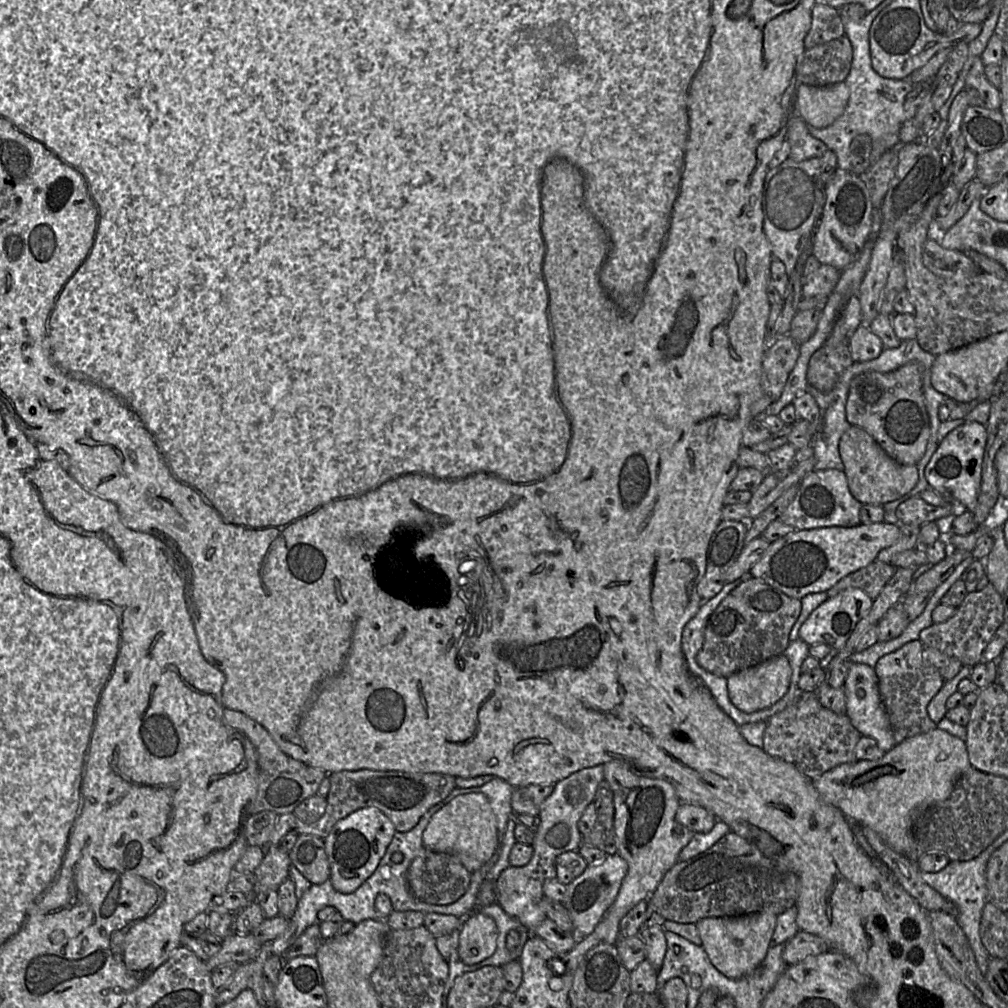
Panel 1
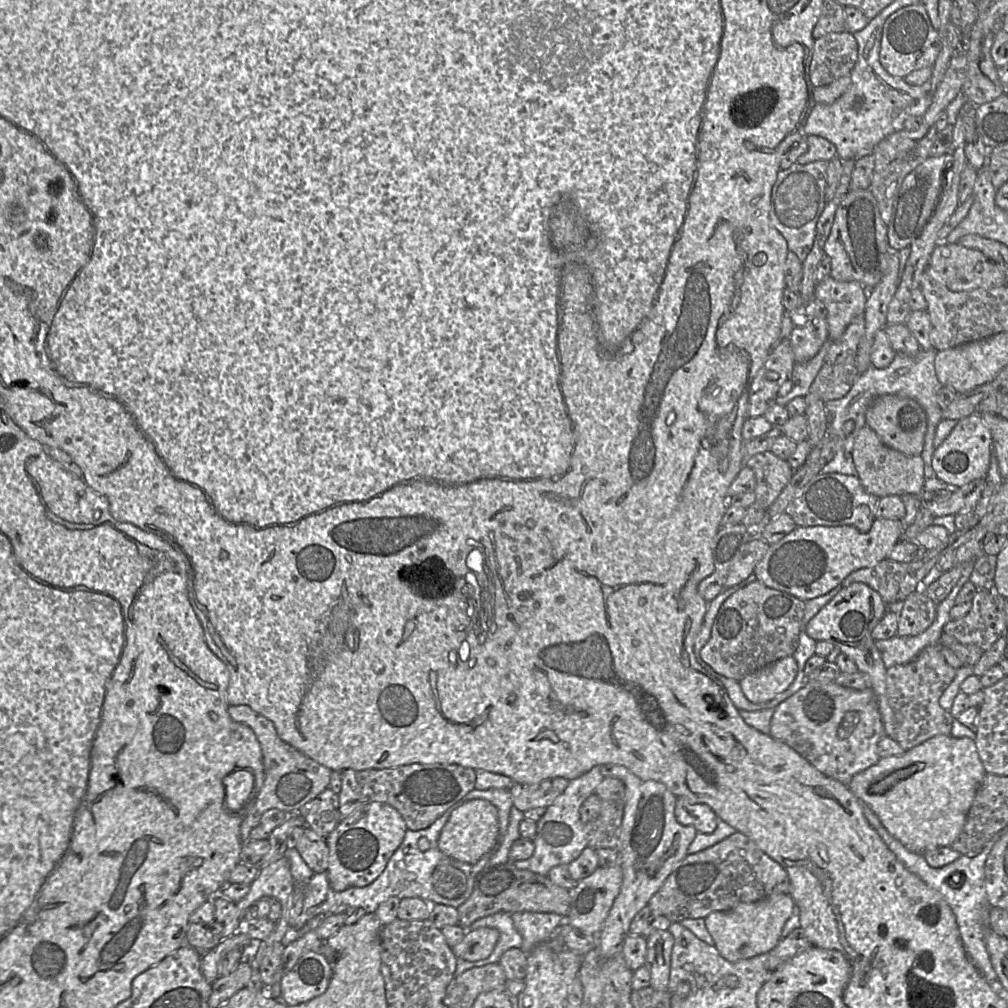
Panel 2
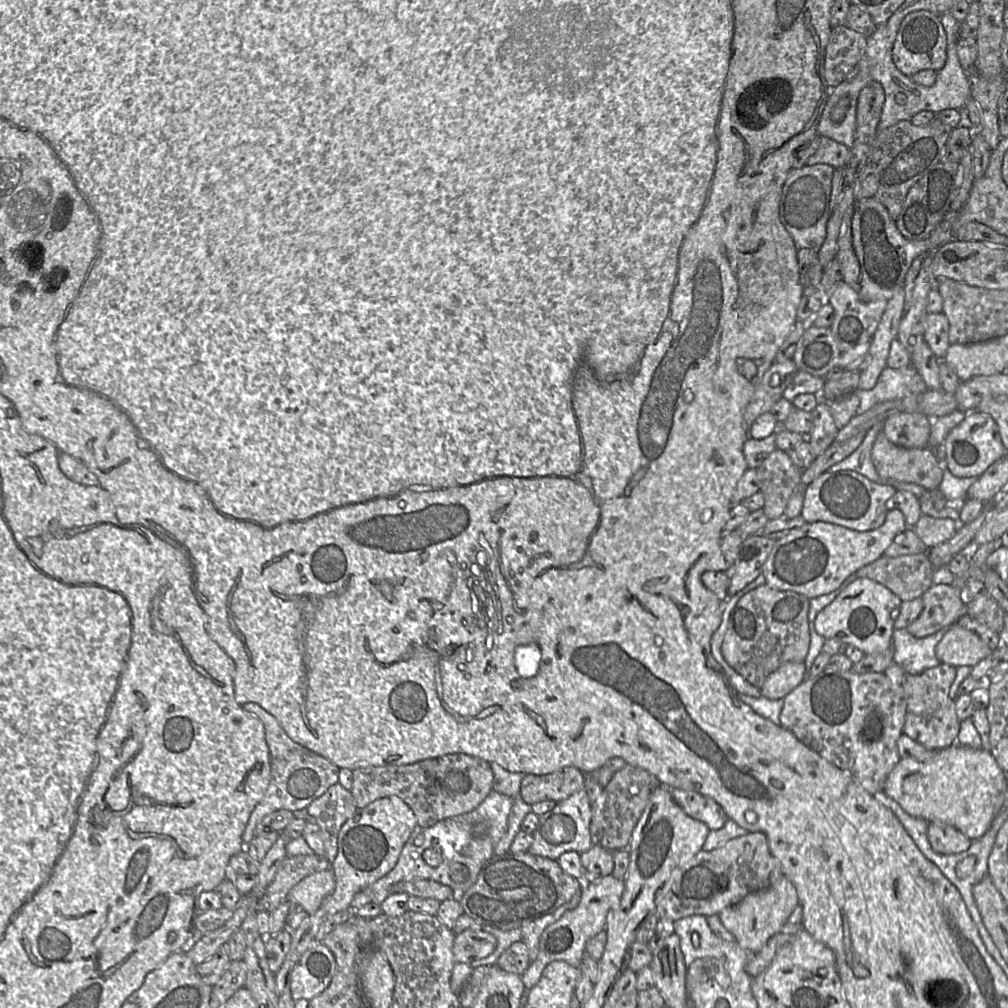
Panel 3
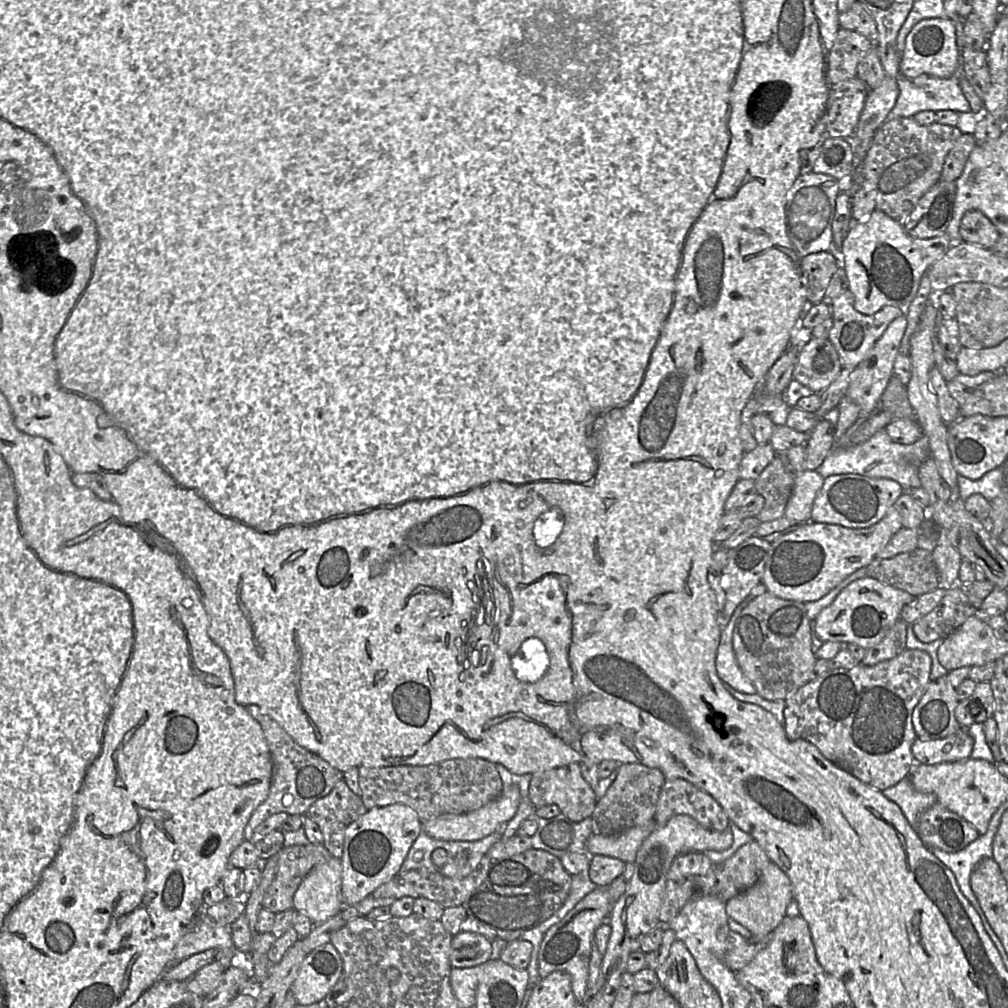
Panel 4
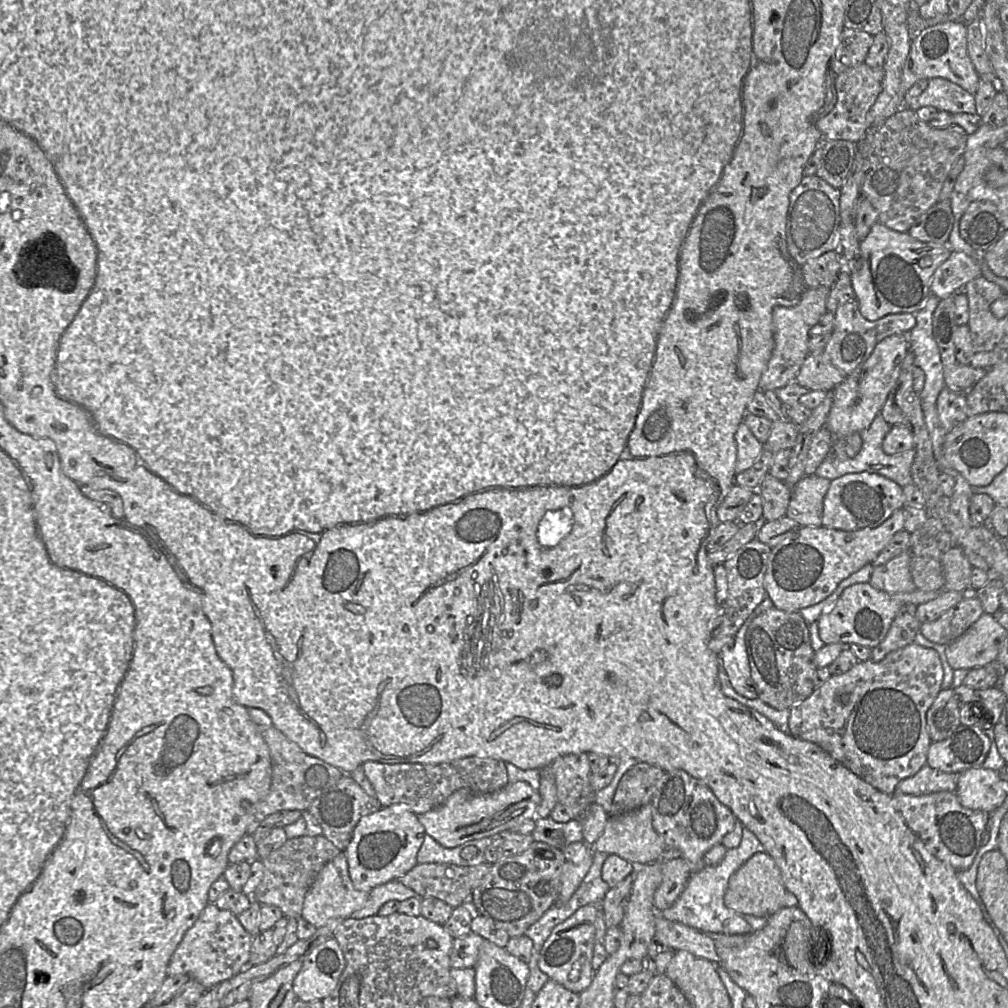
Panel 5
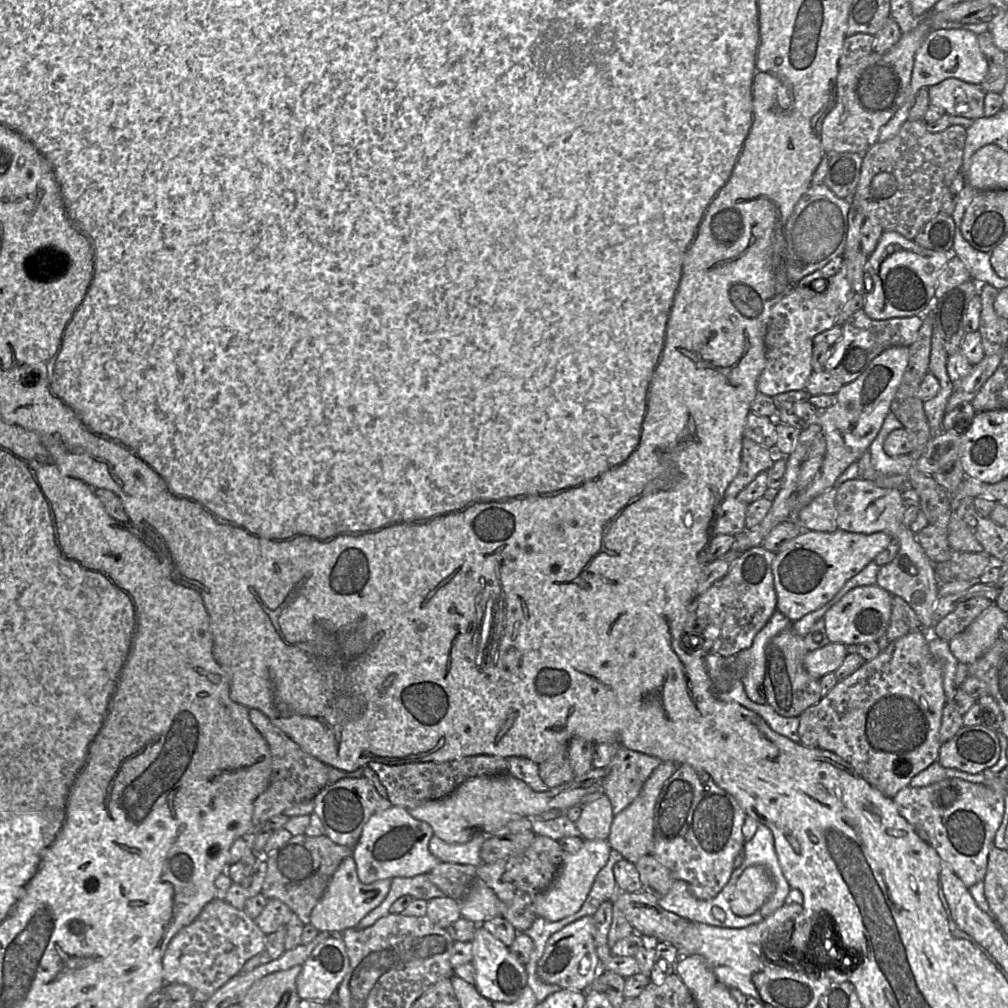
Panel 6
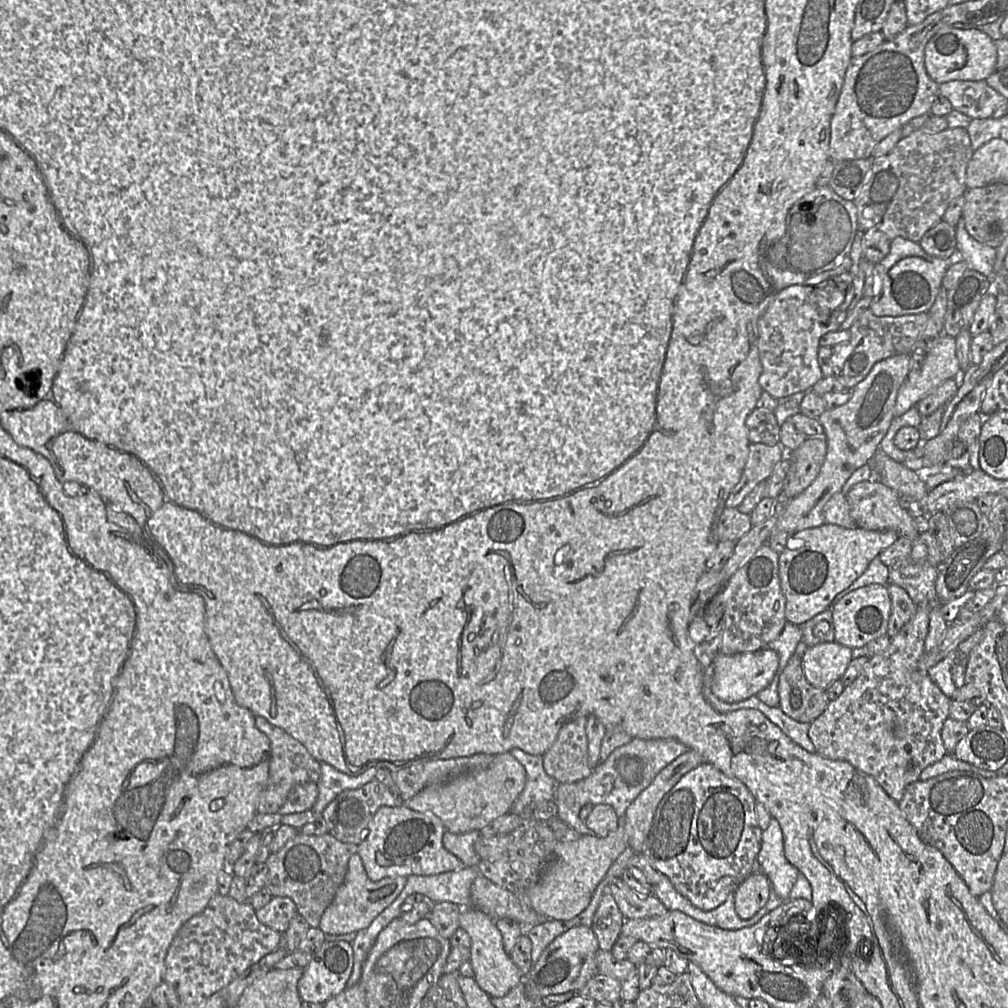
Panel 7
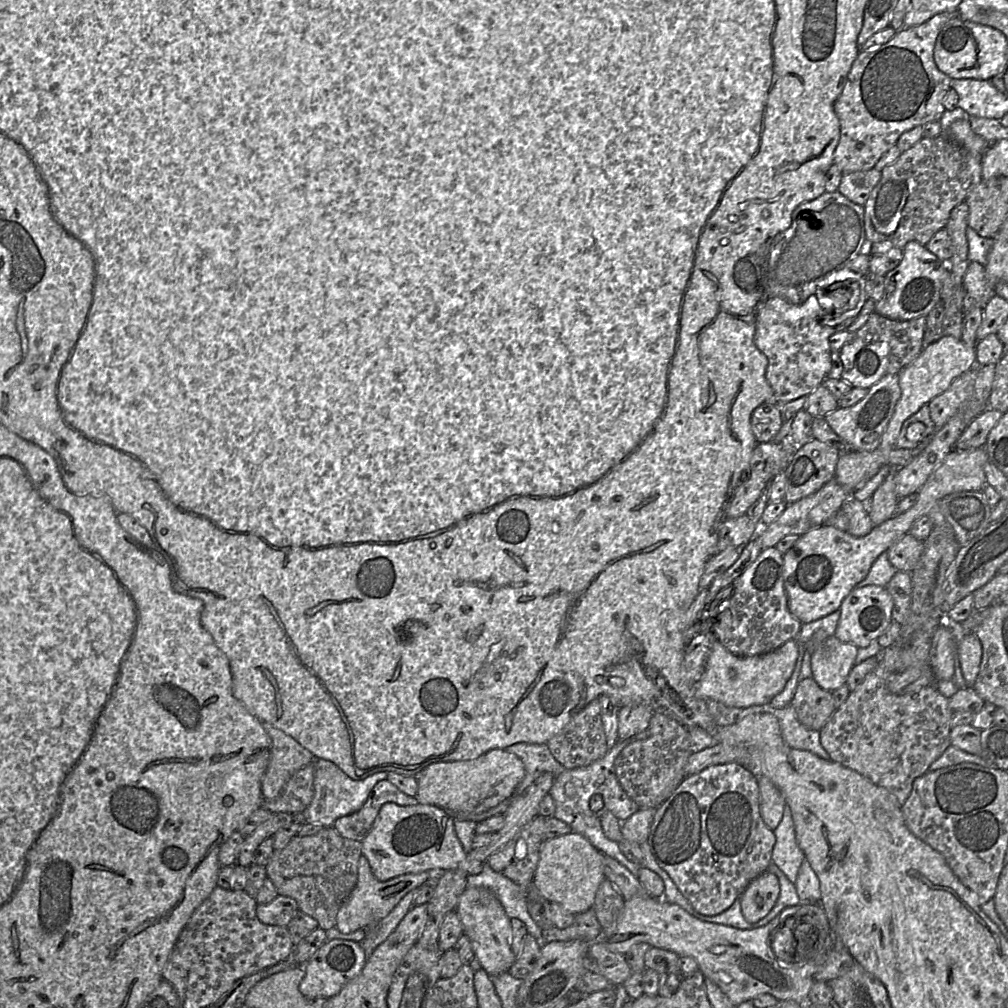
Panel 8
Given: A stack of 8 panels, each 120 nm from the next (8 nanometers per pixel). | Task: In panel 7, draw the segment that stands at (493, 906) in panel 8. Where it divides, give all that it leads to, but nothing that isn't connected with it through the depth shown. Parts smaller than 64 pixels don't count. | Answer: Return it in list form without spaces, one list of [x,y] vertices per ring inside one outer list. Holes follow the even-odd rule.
[[[472,906],[461,908],[460,927],[471,938],[469,961],[473,968],[474,979],[491,998],[503,997],[520,981],[524,980],[524,977],[510,955],[505,952],[502,934],[496,926],[496,921]]]

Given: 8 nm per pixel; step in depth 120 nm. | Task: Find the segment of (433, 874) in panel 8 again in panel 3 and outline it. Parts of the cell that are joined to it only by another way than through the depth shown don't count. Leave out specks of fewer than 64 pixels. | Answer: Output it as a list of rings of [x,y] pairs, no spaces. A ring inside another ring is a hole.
[[[332,868],[316,872],[295,885],[288,894],[287,900],[301,906],[309,915],[313,915],[323,901],[333,893],[335,885]]]

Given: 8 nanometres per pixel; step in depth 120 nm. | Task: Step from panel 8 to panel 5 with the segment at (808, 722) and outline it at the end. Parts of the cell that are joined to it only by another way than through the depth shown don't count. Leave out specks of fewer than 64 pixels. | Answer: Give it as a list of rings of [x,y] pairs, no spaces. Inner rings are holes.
[[[765,599],[748,619],[745,643],[758,699],[775,709],[789,710],[815,690],[817,666],[808,624],[800,612],[780,610],[770,599]]]

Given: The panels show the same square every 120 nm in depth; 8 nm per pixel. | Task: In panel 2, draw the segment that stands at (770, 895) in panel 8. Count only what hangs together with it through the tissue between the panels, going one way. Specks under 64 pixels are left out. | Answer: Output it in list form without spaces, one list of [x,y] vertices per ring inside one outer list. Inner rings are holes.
[[[773,894],[757,902],[740,903],[729,911],[712,912],[704,921],[720,955],[730,962],[737,962],[769,953],[782,938],[782,929],[795,905],[790,894]]]

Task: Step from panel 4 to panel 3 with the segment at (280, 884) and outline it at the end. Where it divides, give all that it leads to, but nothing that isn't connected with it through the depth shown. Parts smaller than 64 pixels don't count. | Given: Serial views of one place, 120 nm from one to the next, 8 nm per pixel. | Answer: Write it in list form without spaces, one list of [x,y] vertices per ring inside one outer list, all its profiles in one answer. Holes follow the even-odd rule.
[[[314,853],[286,857],[273,881],[256,904],[257,911],[271,914],[283,901],[288,901],[288,894],[295,885],[313,873],[330,869],[331,864],[326,857]]]

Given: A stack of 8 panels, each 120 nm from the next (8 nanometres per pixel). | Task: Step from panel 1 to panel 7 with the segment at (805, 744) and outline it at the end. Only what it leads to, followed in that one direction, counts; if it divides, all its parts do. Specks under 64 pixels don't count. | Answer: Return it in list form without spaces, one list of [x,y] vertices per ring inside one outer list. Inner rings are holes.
[[[918,606],[913,618],[891,638],[888,648],[870,656],[858,677],[844,687],[839,697],[829,702],[825,711],[810,723],[808,731],[816,753],[828,759],[849,762],[870,775],[897,803],[903,798],[907,785],[918,781],[926,767],[947,754],[941,731],[949,717],[951,698],[931,680],[926,670],[919,668],[919,660],[925,653],[930,609],[931,606]]]

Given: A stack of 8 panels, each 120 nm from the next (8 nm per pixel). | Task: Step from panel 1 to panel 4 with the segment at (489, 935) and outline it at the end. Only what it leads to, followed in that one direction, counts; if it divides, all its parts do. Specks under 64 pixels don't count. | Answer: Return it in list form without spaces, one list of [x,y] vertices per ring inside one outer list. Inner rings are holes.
[[[460,931],[452,938],[449,960],[452,967],[475,967],[488,961],[491,952],[492,943],[485,936]]]

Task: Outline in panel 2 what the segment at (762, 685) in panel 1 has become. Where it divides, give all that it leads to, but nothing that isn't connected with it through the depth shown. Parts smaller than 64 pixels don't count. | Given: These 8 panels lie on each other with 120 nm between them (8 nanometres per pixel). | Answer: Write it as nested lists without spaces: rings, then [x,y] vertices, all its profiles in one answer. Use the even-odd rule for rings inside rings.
[[[787,656],[739,681],[744,696],[752,703],[765,703],[784,692],[797,675],[797,662]]]

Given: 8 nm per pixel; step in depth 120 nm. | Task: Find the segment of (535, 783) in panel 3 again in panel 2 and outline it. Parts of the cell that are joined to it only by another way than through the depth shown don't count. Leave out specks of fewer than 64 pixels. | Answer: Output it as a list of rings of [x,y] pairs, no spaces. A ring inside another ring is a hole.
[[[555,777],[536,784],[514,783],[510,791],[513,796],[513,806],[525,812],[539,807],[548,807],[565,790],[569,780]]]

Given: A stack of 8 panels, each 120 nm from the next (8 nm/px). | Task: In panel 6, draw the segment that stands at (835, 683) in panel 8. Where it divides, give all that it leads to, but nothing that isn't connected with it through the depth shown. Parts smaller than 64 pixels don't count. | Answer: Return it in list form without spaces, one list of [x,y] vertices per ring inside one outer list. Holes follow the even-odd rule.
[[[830,642],[826,646],[809,651],[804,659],[804,667],[814,678],[820,680],[828,673],[834,673],[847,656],[846,645]]]

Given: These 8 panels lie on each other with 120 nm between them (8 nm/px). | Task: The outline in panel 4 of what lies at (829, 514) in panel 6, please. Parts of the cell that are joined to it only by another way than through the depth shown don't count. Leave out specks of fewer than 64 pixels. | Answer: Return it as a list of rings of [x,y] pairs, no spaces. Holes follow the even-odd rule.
[[[803,470],[795,474],[794,487],[784,515],[795,521],[811,521],[813,503],[823,483],[824,478],[817,470]]]

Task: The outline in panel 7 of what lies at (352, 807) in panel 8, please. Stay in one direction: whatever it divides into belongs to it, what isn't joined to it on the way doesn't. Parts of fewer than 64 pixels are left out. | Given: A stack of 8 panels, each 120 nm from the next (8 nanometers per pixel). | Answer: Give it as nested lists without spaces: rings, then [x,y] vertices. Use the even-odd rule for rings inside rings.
[[[320,762],[321,776],[318,784],[318,797],[311,810],[320,816],[325,807],[342,791],[360,788],[375,779],[379,767],[371,767],[357,776],[351,776],[335,769],[332,765]]]

